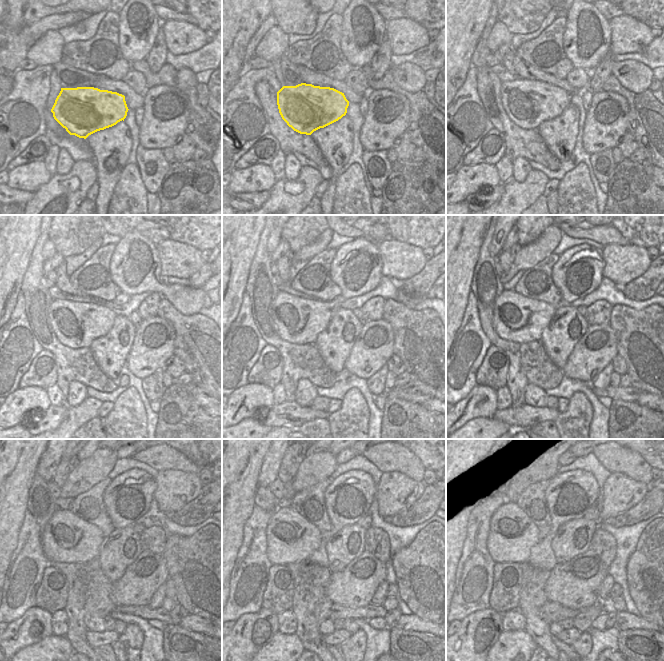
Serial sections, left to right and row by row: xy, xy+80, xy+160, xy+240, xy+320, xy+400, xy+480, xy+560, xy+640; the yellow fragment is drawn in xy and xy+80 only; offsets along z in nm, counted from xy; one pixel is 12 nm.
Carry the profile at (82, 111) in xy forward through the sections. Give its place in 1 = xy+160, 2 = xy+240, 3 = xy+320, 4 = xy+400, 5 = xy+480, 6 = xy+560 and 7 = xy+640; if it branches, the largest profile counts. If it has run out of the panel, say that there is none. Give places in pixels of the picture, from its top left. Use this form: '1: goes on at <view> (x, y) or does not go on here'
1: goes on at xy+160 (528, 103)
2: goes on at xy+240 (76, 324)
3: goes on at xy+320 (297, 320)
4: goes on at xy+400 (517, 318)
5: goes on at xy+480 (66, 538)
6: goes on at xy+560 (290, 538)
7: goes on at xy+640 (512, 535)

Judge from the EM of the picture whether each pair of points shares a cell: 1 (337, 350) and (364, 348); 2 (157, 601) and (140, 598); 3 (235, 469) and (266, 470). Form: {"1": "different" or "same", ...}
{"1": "different", "2": "different", "3": "different"}

